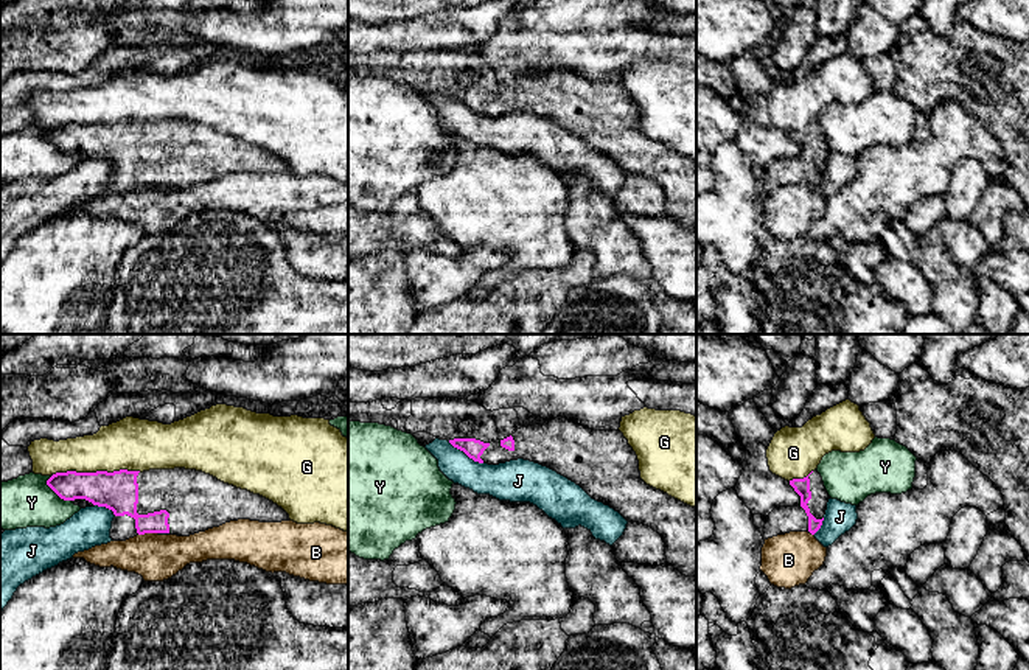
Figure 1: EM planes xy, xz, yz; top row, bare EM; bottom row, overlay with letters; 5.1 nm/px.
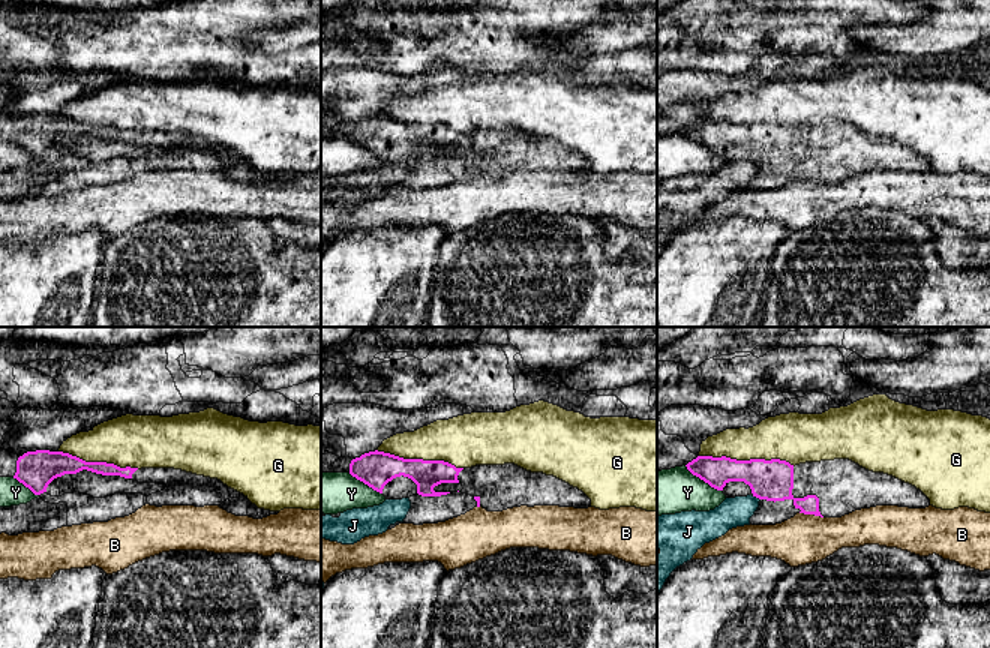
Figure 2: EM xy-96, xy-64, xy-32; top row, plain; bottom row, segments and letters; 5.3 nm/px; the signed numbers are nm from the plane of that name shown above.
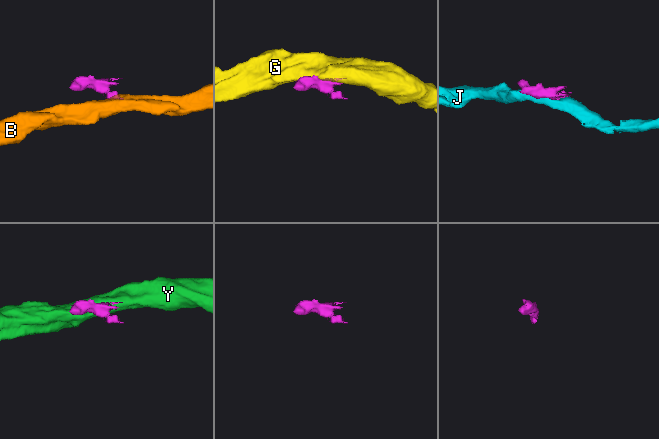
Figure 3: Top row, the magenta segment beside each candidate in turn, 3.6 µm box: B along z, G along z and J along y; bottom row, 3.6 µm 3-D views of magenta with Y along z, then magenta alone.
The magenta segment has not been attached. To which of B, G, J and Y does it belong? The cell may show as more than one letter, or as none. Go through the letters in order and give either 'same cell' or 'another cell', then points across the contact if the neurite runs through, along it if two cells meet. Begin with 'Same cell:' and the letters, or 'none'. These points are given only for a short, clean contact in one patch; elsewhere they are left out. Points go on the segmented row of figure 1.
Same cell: none
B: another cell; border xy (157, 532), (139, 535)
G: another cell
J: another cell; border xz (448, 442), (482, 464)
Y: another cell

